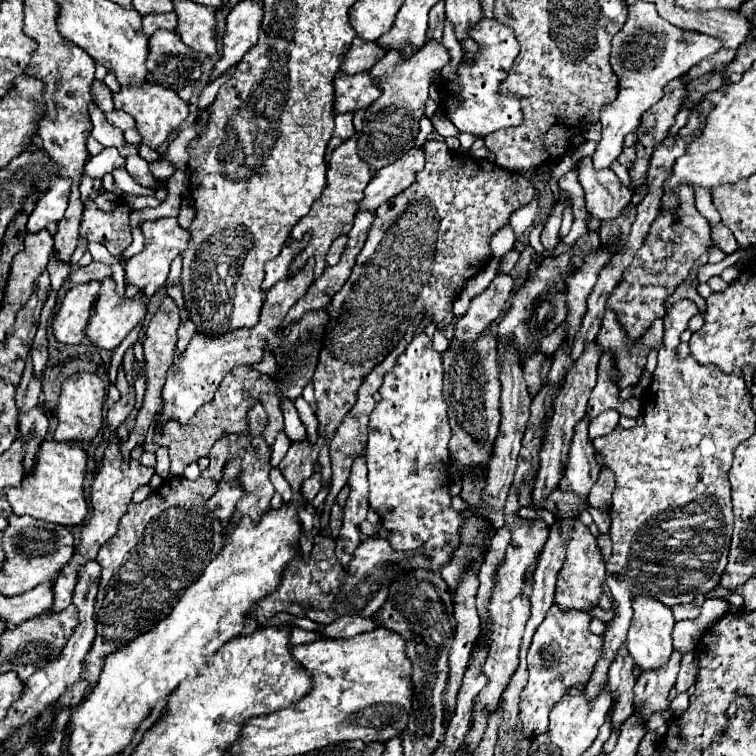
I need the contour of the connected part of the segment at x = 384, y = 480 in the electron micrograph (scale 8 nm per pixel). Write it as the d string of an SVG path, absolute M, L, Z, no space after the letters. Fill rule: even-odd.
M421 333L415 335L405 353L397 359L395 367L385 375L385 381L379 389L381 401L375 405L373 413L369 415L369 441L367 441L367 467L369 467L369 503L385 525L391 531L391 545L397 551L415 551L423 549L433 559L431 571L439 571L459 545L459 531L461 531L461 513L451 509L451 495L449 495L449 439L453 431L449 429L447 417L447 401L443 395L443 361L441 355L433 349L431 339Z

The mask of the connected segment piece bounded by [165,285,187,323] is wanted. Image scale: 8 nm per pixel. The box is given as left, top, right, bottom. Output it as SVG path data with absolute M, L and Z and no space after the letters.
M167 285L167 295L175 301L175 305L179 307L179 311L181 311L181 323L185 323L185 319L187 319L187 313L185 313L185 303L183 303L183 295L181 295L181 285Z

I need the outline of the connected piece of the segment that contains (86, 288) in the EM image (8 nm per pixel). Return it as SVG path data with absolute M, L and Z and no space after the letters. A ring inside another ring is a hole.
M99 281L73 285L69 289L53 319L53 333L57 341L71 343L71 345L87 341L85 325L89 323L99 289L101 289Z

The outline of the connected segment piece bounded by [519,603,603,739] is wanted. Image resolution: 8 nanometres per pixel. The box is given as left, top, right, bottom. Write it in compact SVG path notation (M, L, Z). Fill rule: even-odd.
M557 603L549 609L543 623L533 635L529 647L529 681L521 691L521 709L519 719L523 723L523 733L527 739L535 739L549 727L549 713L561 697L569 695L573 687L585 687L589 675L601 655L603 637L591 633L591 615L589 613L565 613L557 609Z

